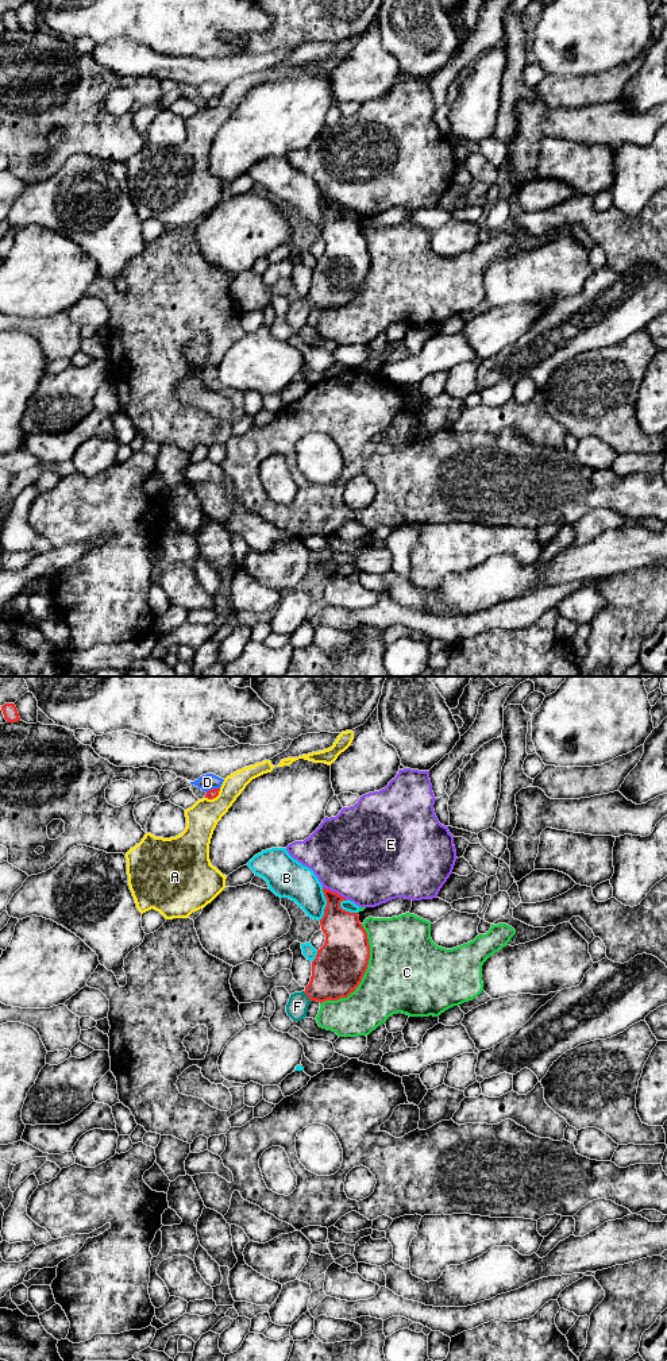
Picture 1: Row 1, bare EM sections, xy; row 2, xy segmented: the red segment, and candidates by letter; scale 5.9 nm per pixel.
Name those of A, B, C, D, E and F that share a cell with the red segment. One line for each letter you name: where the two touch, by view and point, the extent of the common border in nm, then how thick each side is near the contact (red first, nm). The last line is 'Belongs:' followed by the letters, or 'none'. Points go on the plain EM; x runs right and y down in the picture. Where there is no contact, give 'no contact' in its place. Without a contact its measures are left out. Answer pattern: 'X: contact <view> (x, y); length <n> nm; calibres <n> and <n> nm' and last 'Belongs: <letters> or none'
F: contact xy (307, 304); length 80 nm; calibres 300 and 130 nm
Belongs: F

